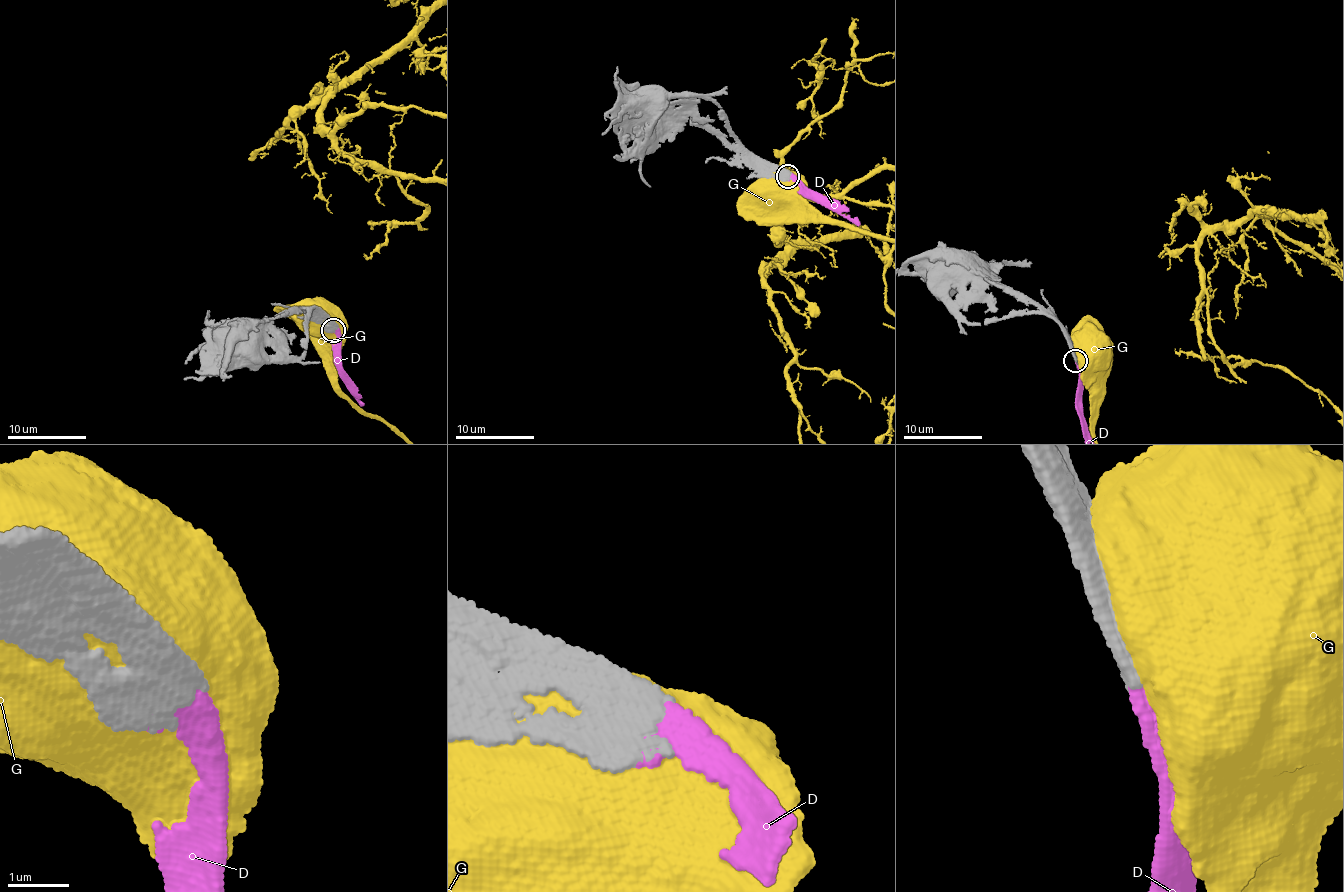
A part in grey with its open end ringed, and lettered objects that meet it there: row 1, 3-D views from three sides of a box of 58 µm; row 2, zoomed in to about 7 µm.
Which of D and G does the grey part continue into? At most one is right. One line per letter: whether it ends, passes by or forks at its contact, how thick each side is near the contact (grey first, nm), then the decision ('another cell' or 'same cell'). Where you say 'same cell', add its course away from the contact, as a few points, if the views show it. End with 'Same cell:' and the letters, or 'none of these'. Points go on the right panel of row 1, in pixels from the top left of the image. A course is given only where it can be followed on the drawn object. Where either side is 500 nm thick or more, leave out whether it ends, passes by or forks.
D: calibres 600 and 420 nm; same cell; course (1076, 360), (1080, 373), (1080, 409), (1088, 440)
G: calibres 550 and 1300 nm; another cell
Same cell: D

